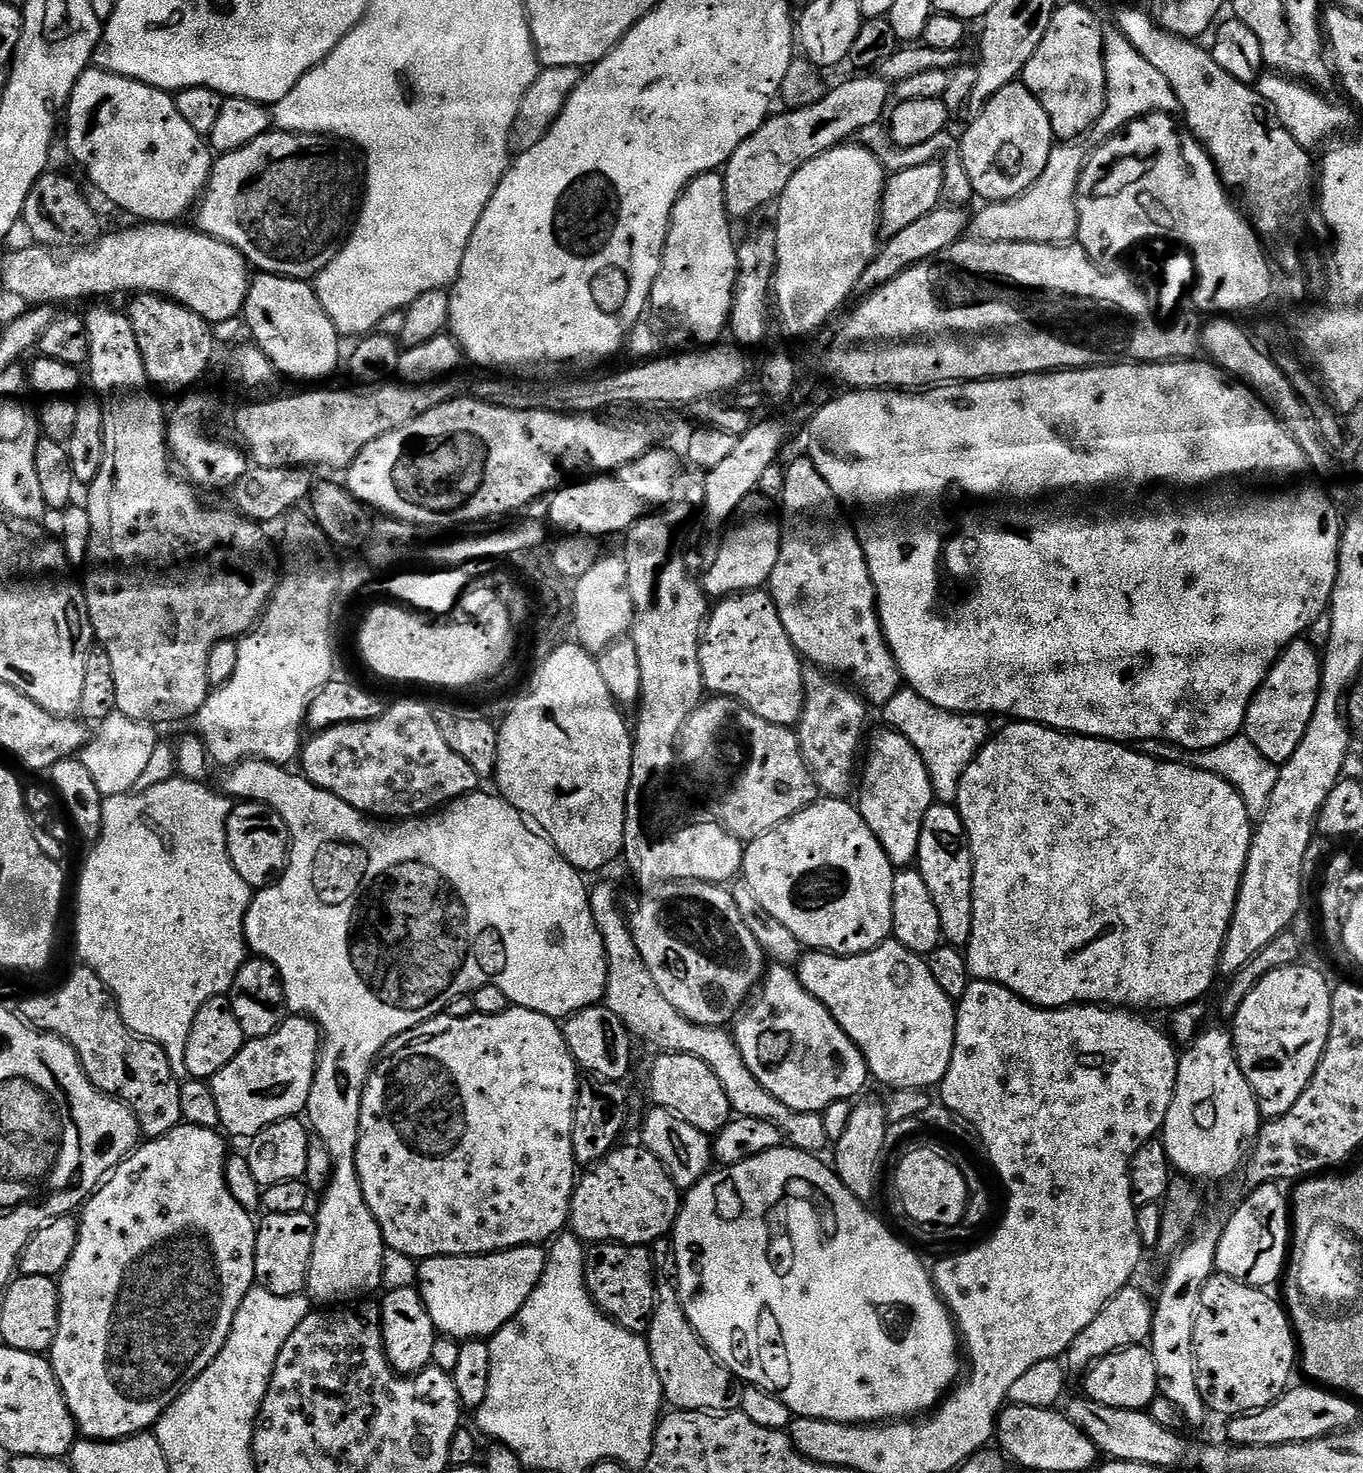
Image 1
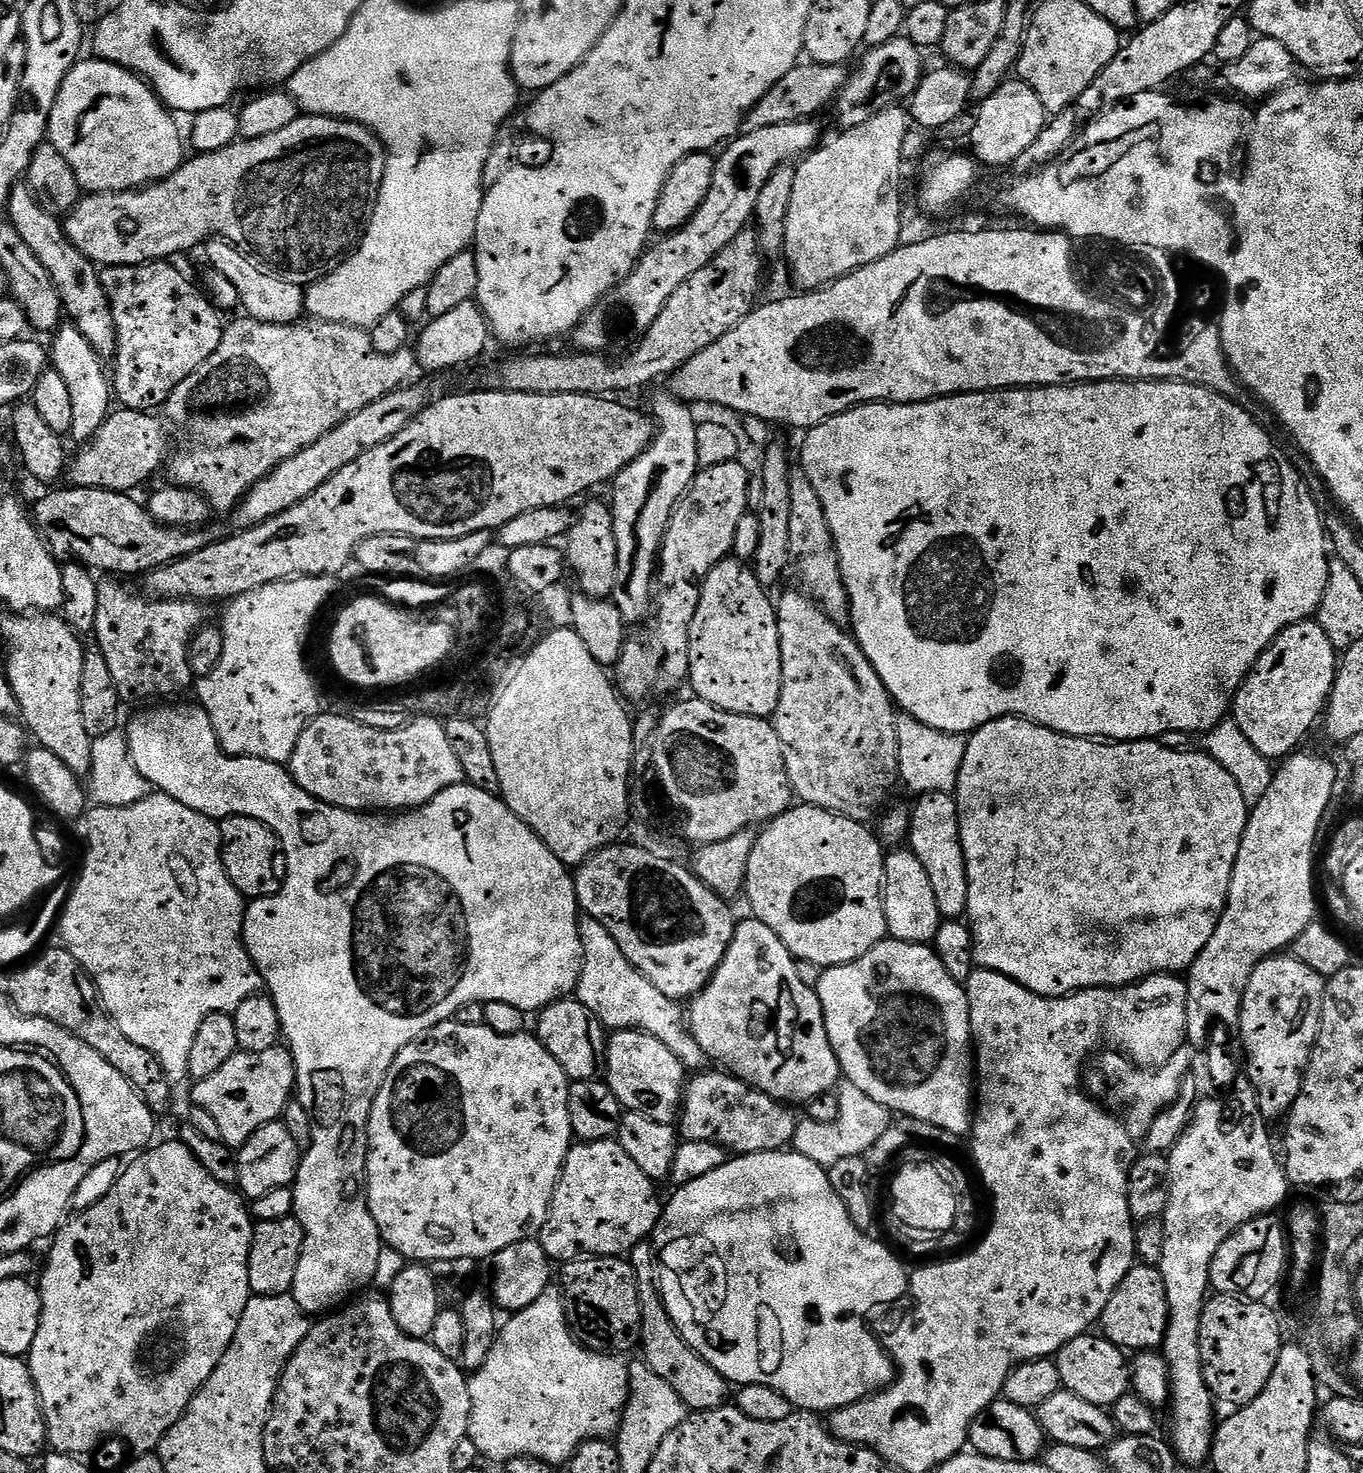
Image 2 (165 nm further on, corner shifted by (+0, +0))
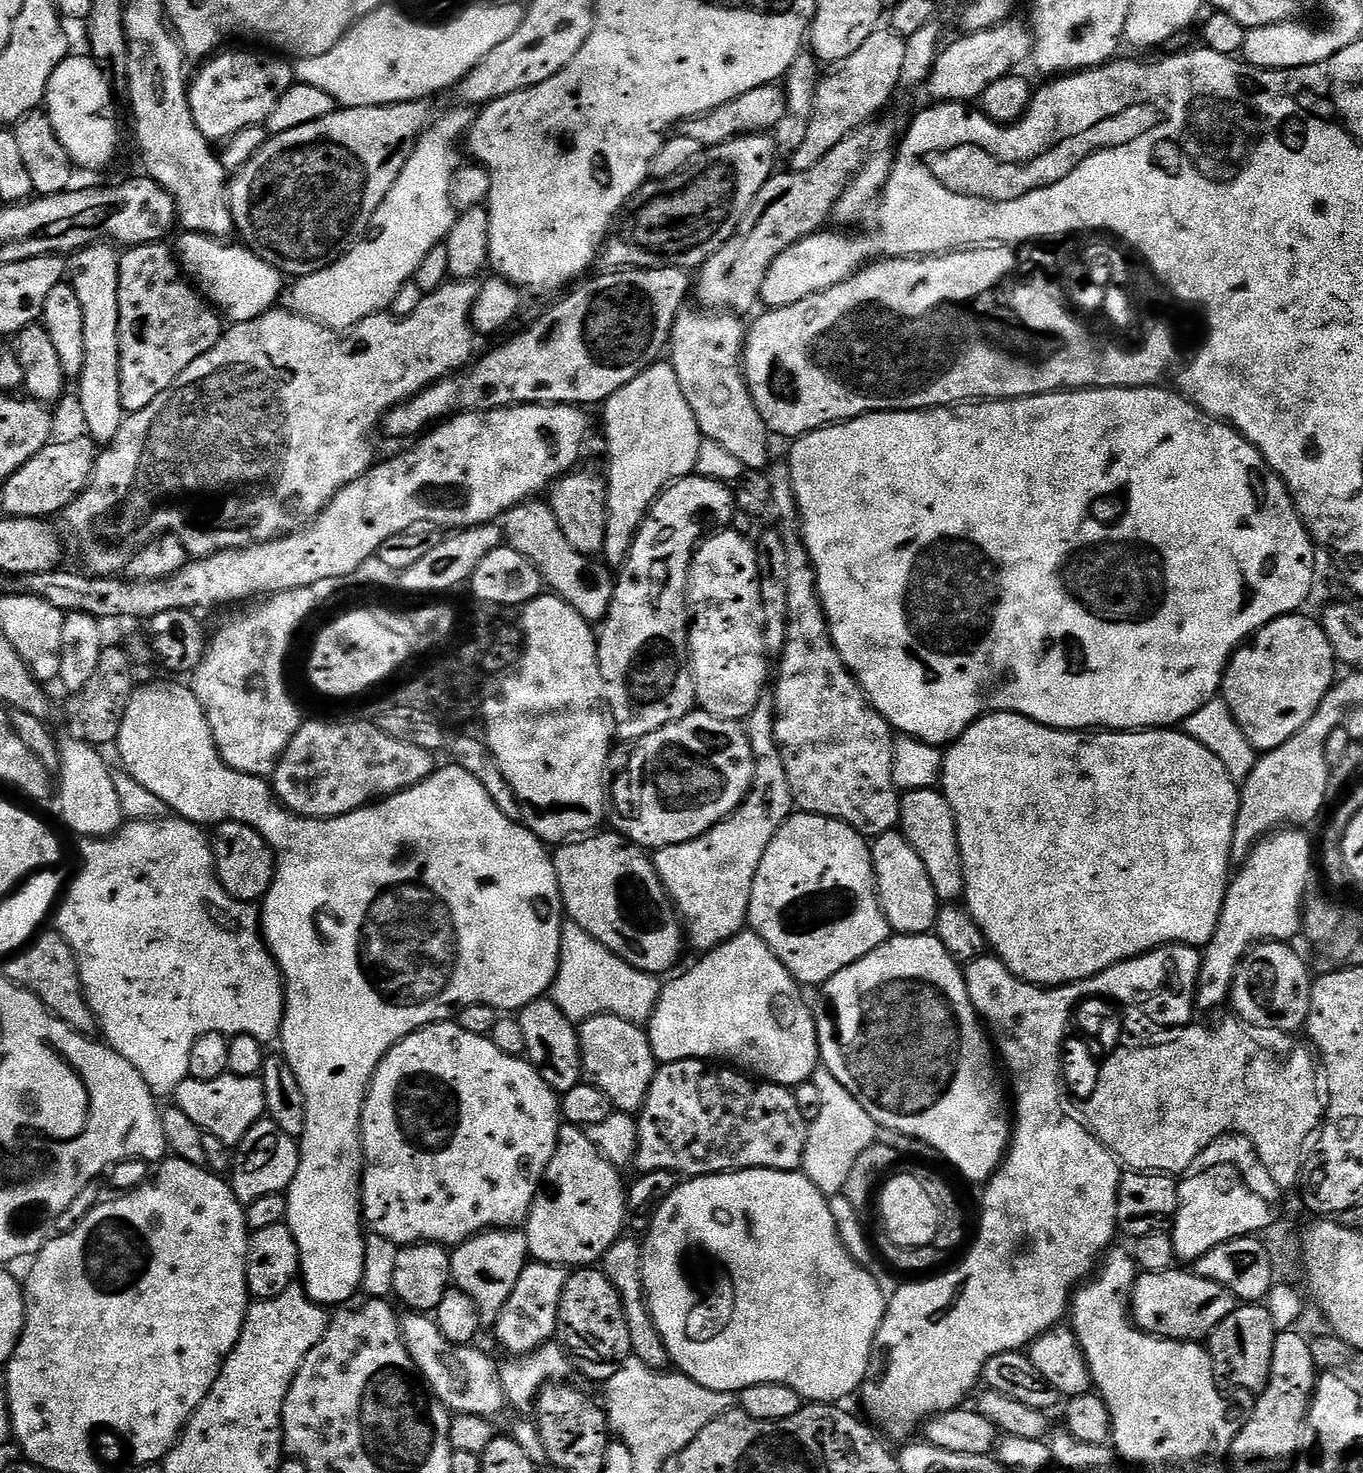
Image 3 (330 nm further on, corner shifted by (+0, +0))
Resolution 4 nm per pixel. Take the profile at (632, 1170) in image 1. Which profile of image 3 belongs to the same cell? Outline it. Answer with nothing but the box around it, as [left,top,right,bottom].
[526,1123,628,1266]

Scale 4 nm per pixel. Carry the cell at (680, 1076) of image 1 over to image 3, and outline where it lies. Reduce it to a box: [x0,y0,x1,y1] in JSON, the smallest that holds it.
[578,1012,658,1113]

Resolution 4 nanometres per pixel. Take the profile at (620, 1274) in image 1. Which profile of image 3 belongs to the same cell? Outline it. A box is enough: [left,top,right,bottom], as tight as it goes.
[556,1266,632,1382]

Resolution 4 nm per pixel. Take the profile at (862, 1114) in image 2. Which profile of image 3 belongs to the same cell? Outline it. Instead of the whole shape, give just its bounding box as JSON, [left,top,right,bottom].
[802,1067,878,1196]

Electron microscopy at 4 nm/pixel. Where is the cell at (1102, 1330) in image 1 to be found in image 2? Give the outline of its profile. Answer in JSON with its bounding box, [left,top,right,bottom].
[1098,1263,1168,1350]

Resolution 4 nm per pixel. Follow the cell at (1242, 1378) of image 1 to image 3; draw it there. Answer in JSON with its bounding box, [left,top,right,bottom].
[1206,1302,1277,1394]

